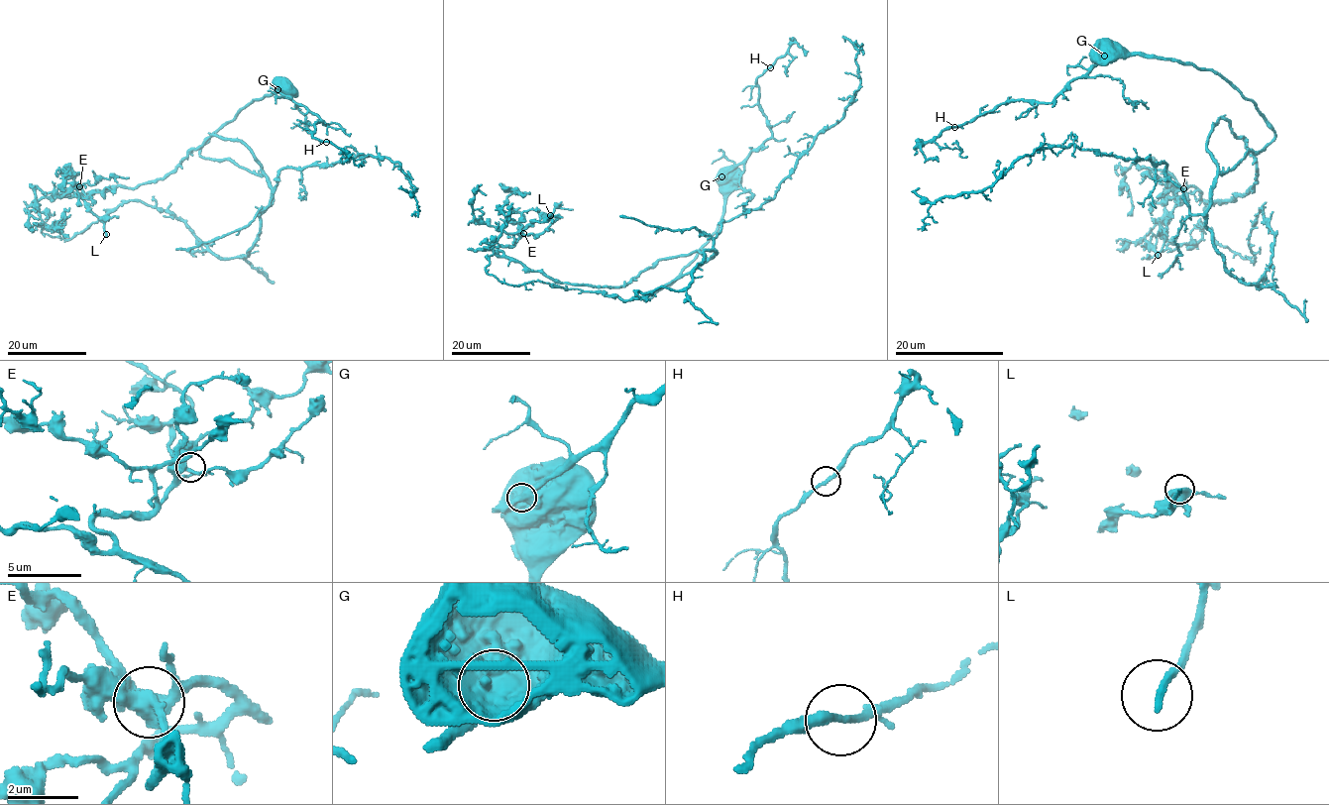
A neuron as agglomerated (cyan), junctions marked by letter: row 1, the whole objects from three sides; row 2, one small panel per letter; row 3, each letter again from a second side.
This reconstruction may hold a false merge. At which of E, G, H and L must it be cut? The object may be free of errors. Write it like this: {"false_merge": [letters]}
{"false_merge": ["G"]}

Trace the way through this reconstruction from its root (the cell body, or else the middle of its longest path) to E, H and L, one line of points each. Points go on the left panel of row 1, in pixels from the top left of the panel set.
E: (284, 87), (249, 103), (199, 153), (264, 174), (244, 144), (210, 135), (162, 178), (55, 194), (79, 186)
H: (284, 87), (296, 103), (327, 123), (318, 121), (313, 133), (314, 138), (325, 141)
L: (284, 87), (199, 153), (264, 174), (244, 144), (210, 135), (162, 178), (55, 194), (69, 187), (106, 235)

